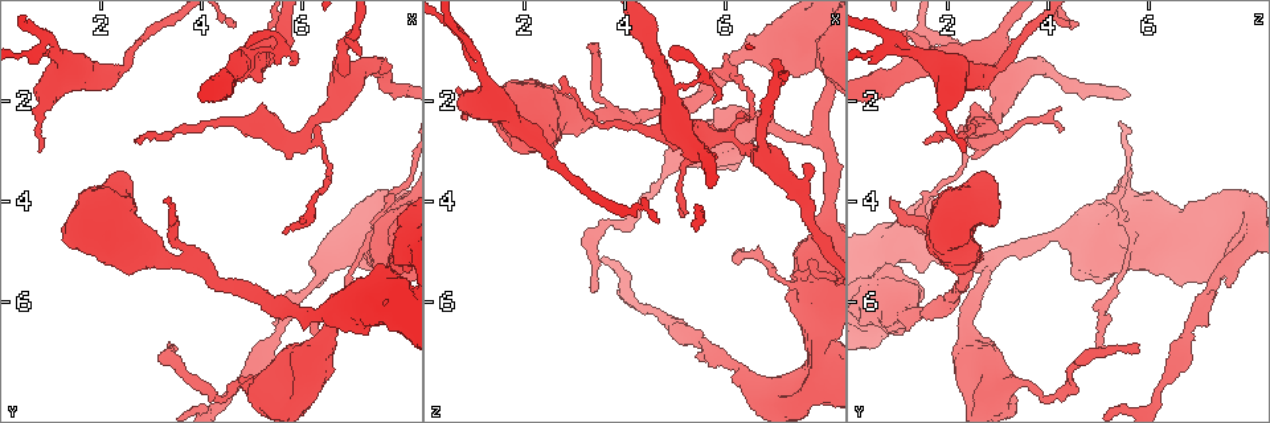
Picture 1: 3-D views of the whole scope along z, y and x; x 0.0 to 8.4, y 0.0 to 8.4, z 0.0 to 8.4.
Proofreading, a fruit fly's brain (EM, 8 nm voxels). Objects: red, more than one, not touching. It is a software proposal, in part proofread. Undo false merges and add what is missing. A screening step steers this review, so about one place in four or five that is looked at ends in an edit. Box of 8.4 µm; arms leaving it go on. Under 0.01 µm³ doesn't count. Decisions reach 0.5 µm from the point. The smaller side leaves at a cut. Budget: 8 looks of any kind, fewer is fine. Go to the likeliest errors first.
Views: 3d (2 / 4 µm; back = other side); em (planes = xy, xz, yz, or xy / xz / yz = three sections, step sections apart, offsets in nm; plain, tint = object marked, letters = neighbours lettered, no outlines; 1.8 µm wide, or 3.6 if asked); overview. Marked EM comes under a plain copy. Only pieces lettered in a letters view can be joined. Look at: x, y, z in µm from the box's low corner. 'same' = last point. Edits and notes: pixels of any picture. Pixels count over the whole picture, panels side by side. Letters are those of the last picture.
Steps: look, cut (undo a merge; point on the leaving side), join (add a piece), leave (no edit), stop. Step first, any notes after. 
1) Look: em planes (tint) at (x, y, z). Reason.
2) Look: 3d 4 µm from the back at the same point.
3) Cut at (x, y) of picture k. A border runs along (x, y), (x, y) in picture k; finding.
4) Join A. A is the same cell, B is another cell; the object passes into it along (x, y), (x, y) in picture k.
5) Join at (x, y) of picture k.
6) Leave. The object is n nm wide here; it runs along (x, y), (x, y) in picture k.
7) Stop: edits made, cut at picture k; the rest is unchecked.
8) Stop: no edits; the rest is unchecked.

Look: em planes (letters) at (0.95, 0.85, 0.95). Two arms in line, one across.

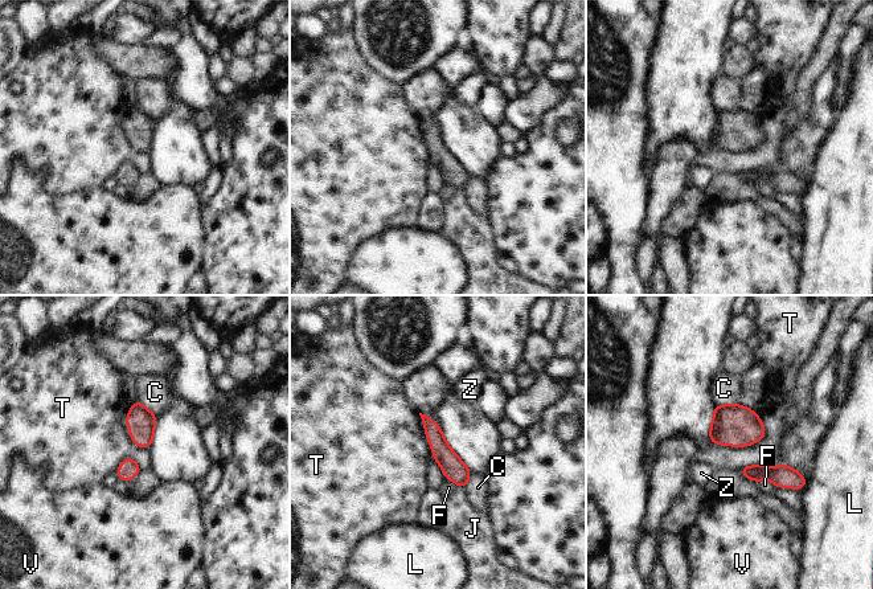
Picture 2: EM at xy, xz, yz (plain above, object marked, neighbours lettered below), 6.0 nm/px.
Leave. The longest contact is with T, 280 nm; C, F, J, L, T, V and Z are other cells; one cell here.

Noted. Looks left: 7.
Look: 3d 2 µm at (0.70, 3.00, 2.30). An open end.

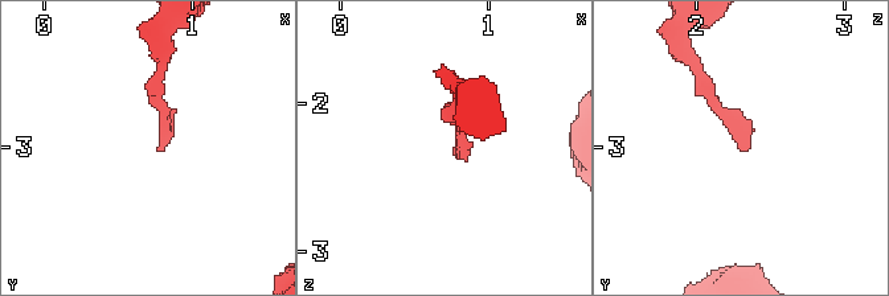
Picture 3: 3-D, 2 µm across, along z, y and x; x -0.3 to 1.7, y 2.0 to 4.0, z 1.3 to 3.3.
Look: em planes (letters) at (0.74, 3.00, 2.34).

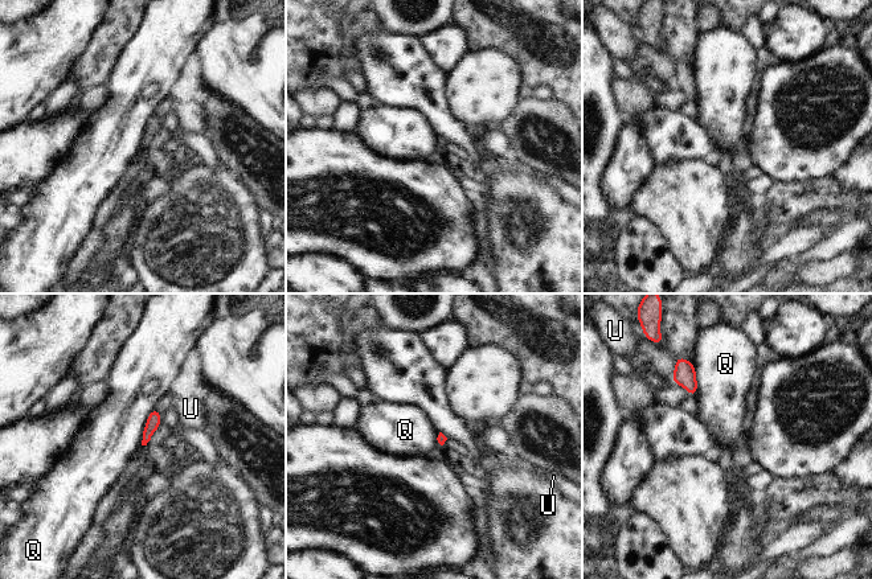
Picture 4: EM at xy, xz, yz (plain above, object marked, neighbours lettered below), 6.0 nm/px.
Leave. Q and U are other cells; a border runs along (154, 406), (140, 444) in picture 4; none of them fits.

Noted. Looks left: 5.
Look: em planes (tint) at (3.30, 3.95, 0.90).

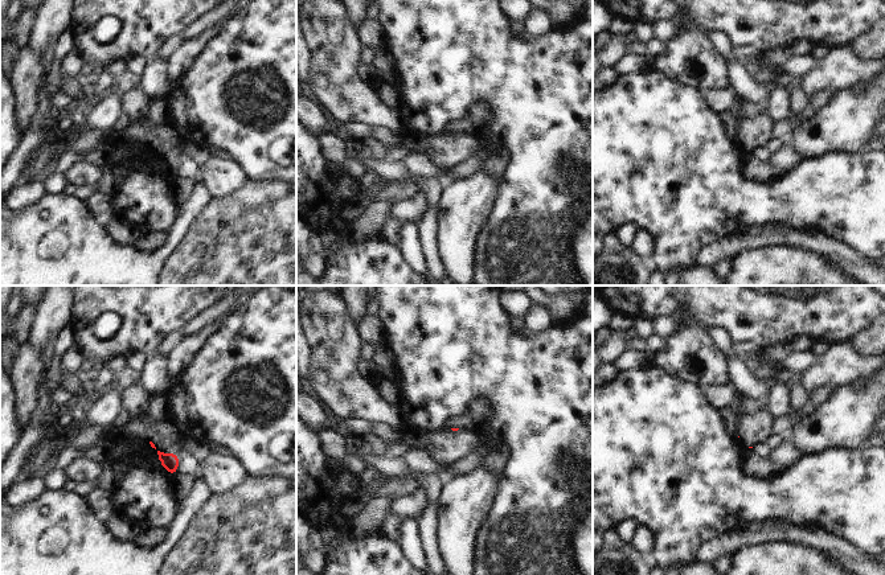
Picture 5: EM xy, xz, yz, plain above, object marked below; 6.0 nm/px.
Look: em planes (letters) at the same point.

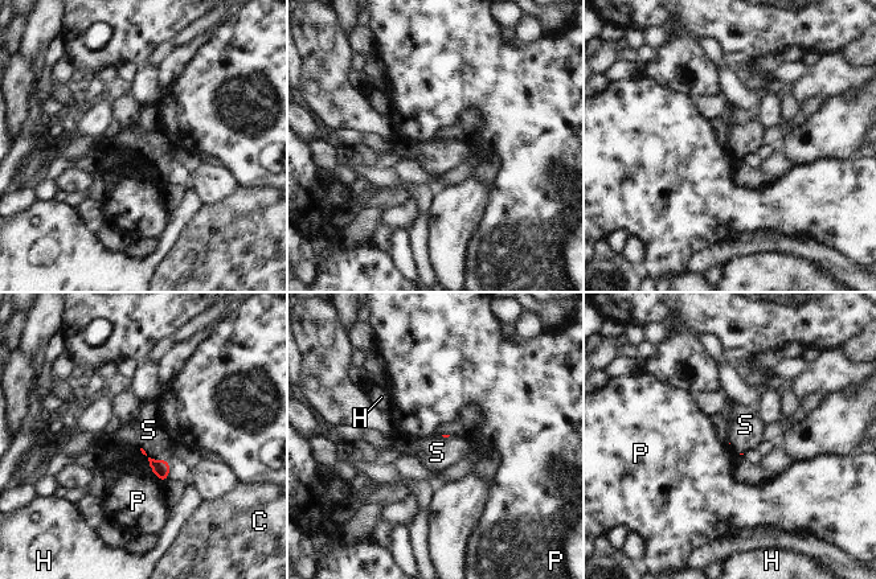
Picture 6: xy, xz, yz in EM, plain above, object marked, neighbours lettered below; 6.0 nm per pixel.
Join S. S is the same cell, C, H and P are other cells; the object passes into it along (160, 468), (154, 459), (148, 430) in picture 6; it goes on there.

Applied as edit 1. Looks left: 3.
Stop: edits made, join at picture 6; the rest is unchecked.

